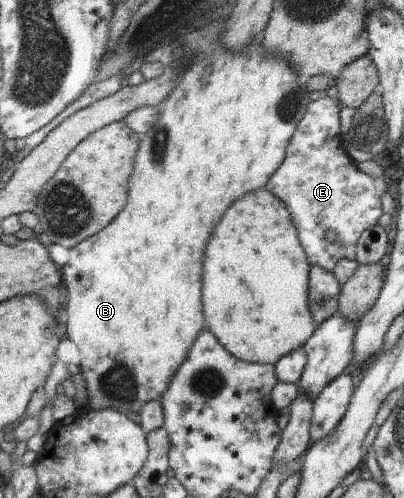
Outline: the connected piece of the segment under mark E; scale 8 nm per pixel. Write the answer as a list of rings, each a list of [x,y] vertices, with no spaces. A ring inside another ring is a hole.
[[[326,94],[310,101],[290,136],[279,168],[265,184],[289,210],[308,264],[327,272],[342,259],[355,261],[357,239],[363,230],[379,220],[382,214],[379,197],[387,190],[383,176],[371,178],[359,172],[355,168],[357,163],[346,153],[339,130],[340,110],[337,98]],[[325,232],[333,232],[335,242],[328,242]]]

